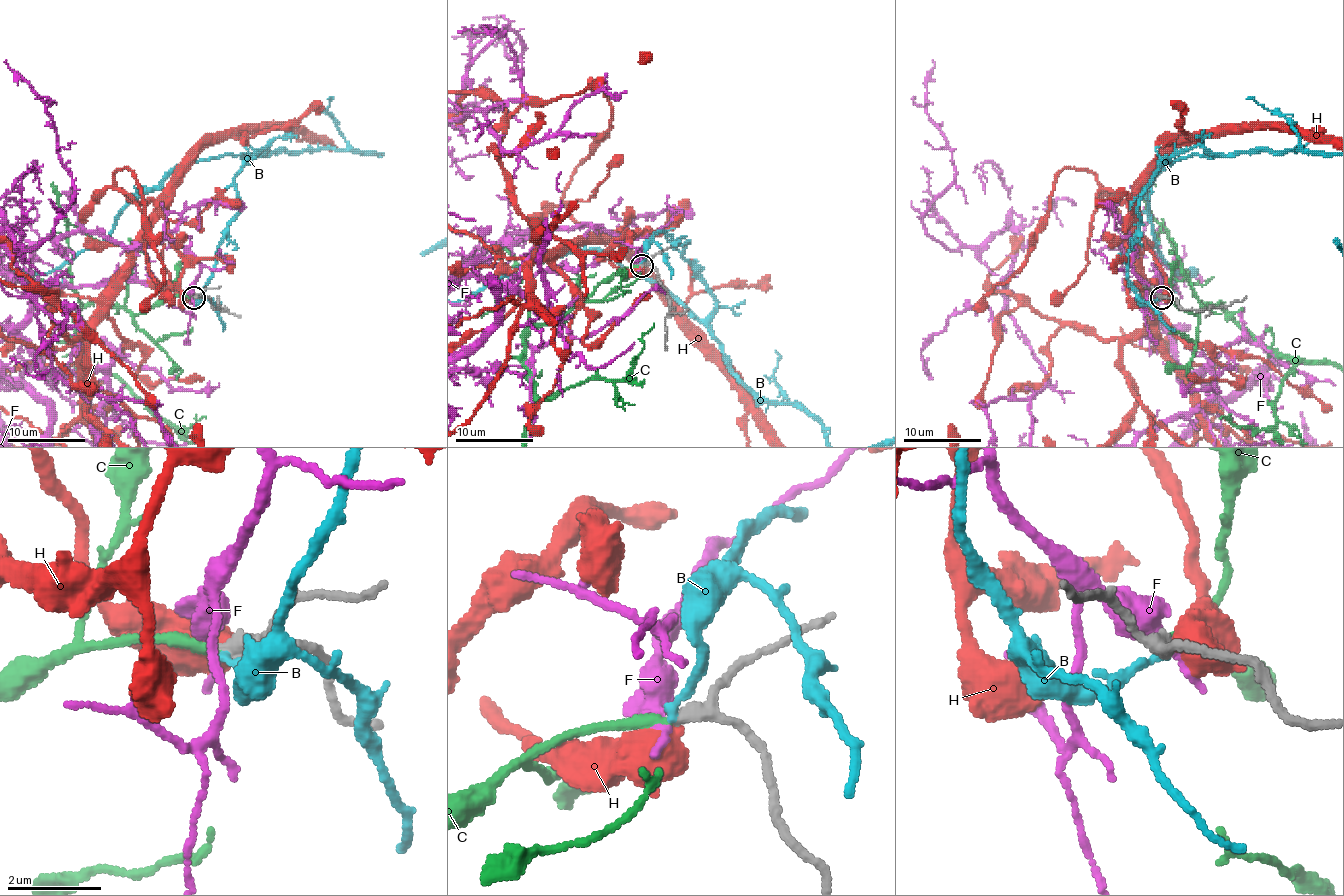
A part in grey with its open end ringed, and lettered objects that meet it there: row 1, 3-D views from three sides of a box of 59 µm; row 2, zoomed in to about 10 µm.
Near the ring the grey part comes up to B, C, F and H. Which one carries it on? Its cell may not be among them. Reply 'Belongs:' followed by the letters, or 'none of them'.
Belongs: C

